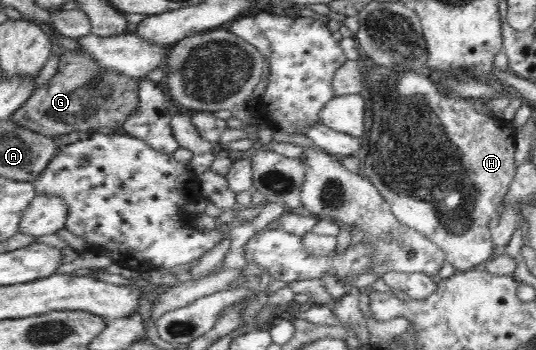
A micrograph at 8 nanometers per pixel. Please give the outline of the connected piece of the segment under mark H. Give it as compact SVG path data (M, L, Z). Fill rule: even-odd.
M363 57L363 61L363 86L371 92L373 104L368 109L372 111L372 118L375 122L372 124L373 128L371 128L371 150L369 150L369 156L367 156L360 173L367 177L373 183L373 186L377 188L379 194L389 202L389 208L399 222L411 227L413 230L419 231L419 234L426 236L443 250L446 254L446 260L456 269L455 274L472 270L477 264L491 259L496 252L493 248L489 222L500 215L499 210L504 206L504 196L507 194L516 174L514 155L516 142L512 121L493 119L493 117L479 113L473 106L475 103L481 101L479 99L461 98L460 96L451 96L450 94L439 92L435 83L431 82L428 76L419 76L419 74L413 71L405 70L395 72L391 66L381 66L371 63L366 57Z

